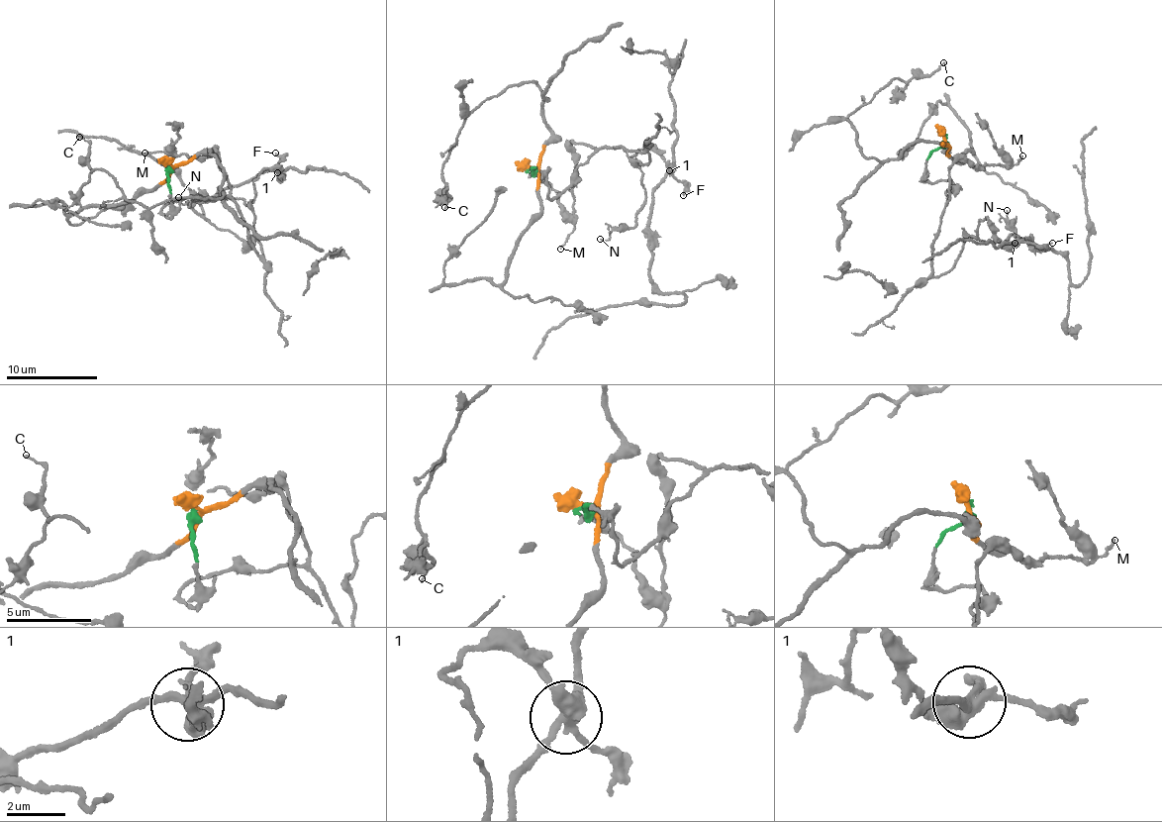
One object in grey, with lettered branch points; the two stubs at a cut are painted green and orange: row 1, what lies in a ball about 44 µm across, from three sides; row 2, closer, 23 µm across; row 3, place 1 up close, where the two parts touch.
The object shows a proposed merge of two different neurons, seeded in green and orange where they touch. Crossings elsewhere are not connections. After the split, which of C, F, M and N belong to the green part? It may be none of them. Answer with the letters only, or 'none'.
F, M, N

